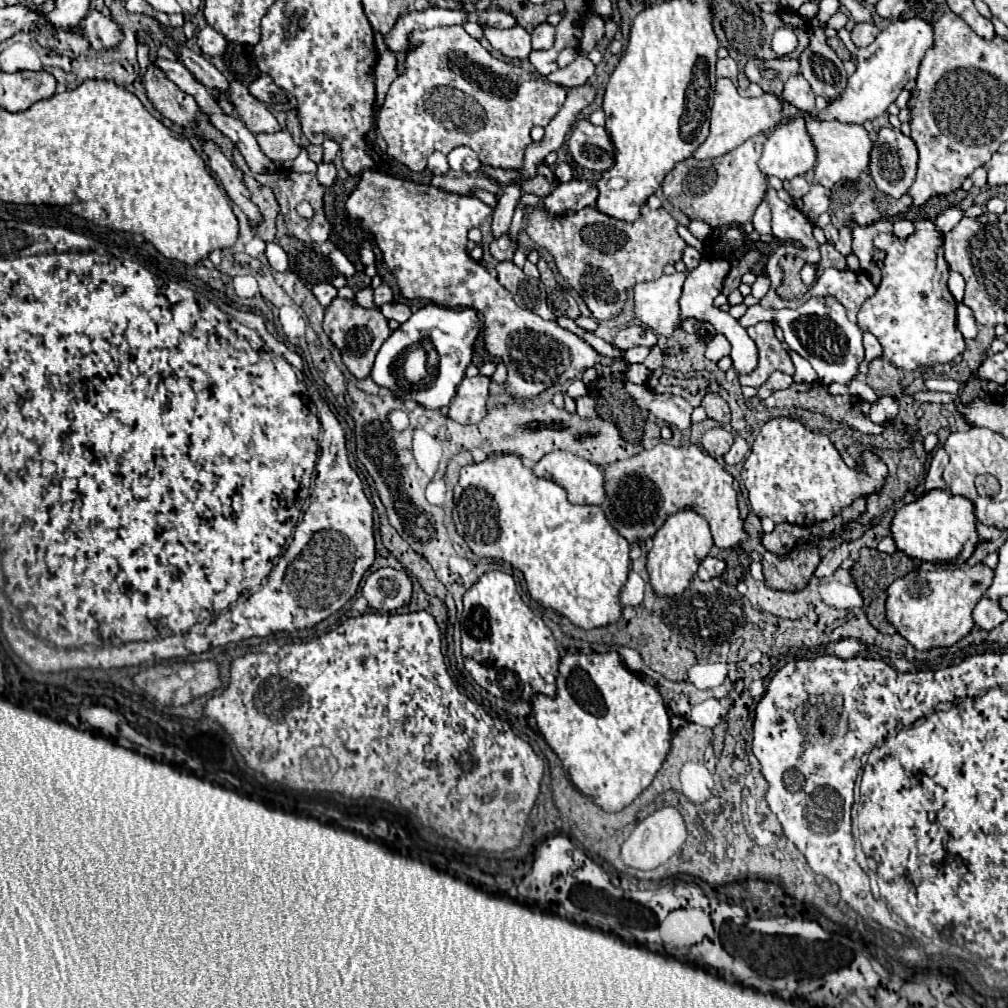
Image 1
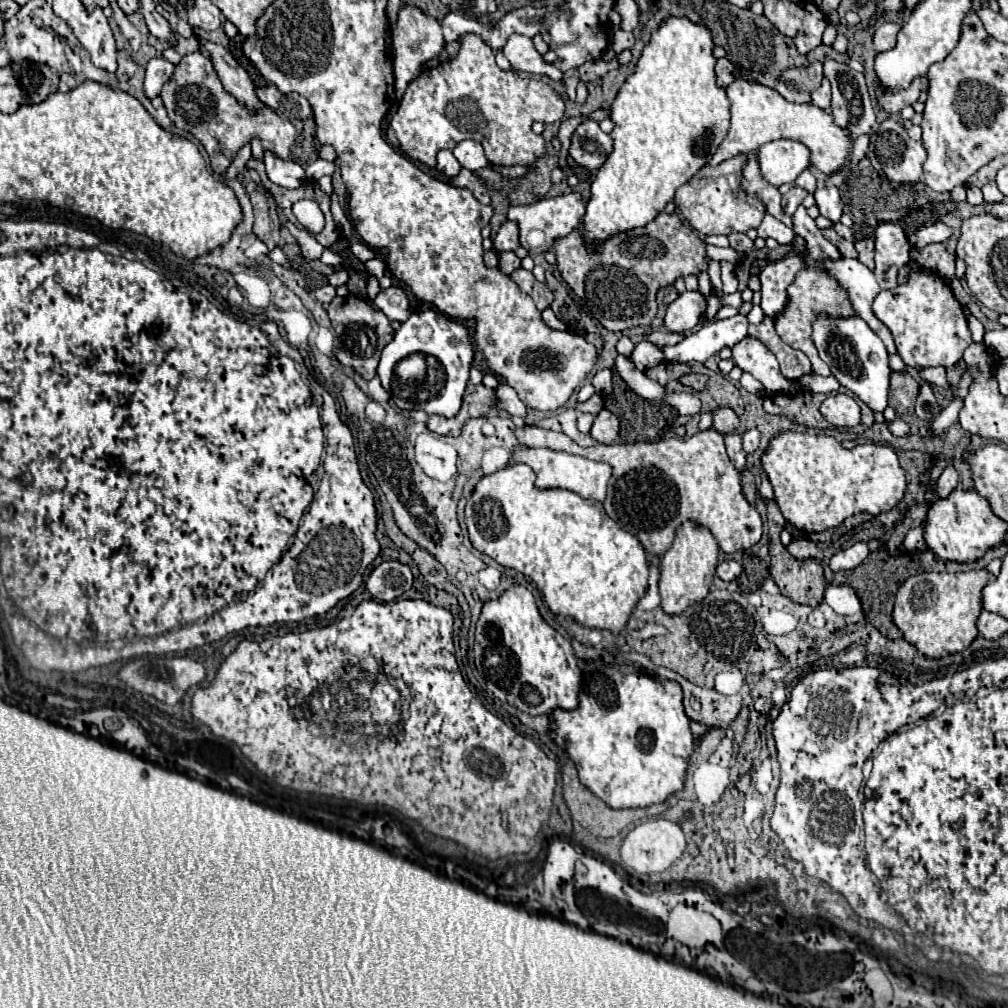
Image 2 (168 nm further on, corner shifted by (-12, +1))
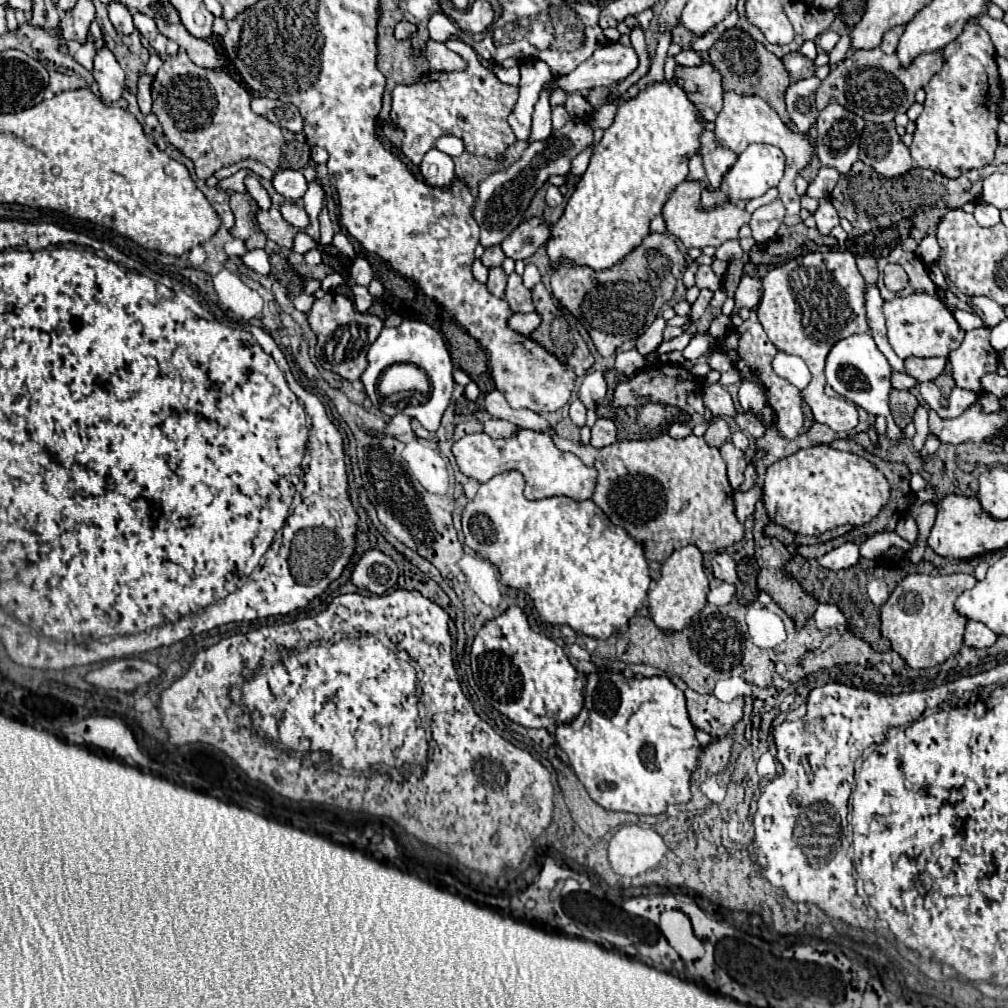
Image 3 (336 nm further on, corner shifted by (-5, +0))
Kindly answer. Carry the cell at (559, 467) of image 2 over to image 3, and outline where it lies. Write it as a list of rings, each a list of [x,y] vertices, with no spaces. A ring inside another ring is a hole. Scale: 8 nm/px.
[[[521,428],[515,430],[511,438],[499,438],[499,440],[485,436],[483,432],[467,434],[453,444],[453,456],[457,460],[459,470],[481,484],[507,470],[521,472],[527,482],[525,486],[527,500],[541,500],[561,494],[571,500],[587,500],[595,490],[595,478],[597,478],[595,468],[585,466],[573,452],[561,452],[551,442],[549,434],[539,430]]]

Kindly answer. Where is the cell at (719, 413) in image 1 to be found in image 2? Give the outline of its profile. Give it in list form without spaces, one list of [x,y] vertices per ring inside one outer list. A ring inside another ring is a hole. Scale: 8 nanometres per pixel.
[[[718,407],[716,411],[712,411],[712,415],[714,415],[714,429],[720,433],[732,433],[740,425],[738,415],[730,407]]]

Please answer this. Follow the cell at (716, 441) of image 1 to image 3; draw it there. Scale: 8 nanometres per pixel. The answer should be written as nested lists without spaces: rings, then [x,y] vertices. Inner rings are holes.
[[[731,442],[723,444],[721,446],[721,456],[727,464],[727,476],[729,476],[729,484],[733,490],[739,488],[739,484],[743,482],[743,472],[745,472],[745,466],[747,466],[747,460],[745,460],[745,454],[741,450],[737,450]]]

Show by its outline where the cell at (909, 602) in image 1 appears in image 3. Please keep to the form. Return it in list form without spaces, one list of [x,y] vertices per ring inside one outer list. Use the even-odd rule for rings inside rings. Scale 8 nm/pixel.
[[[911,574],[901,580],[887,602],[881,606],[881,636],[891,642],[891,648],[913,670],[933,668],[953,658],[961,644],[967,618],[955,612],[955,600],[963,590],[977,584],[973,574]]]

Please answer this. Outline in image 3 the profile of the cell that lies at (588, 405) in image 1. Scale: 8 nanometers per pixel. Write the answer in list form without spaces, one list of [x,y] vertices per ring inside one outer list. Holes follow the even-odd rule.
[[[599,418],[595,426],[591,428],[591,446],[593,448],[605,448],[617,440],[617,428],[611,420]]]

